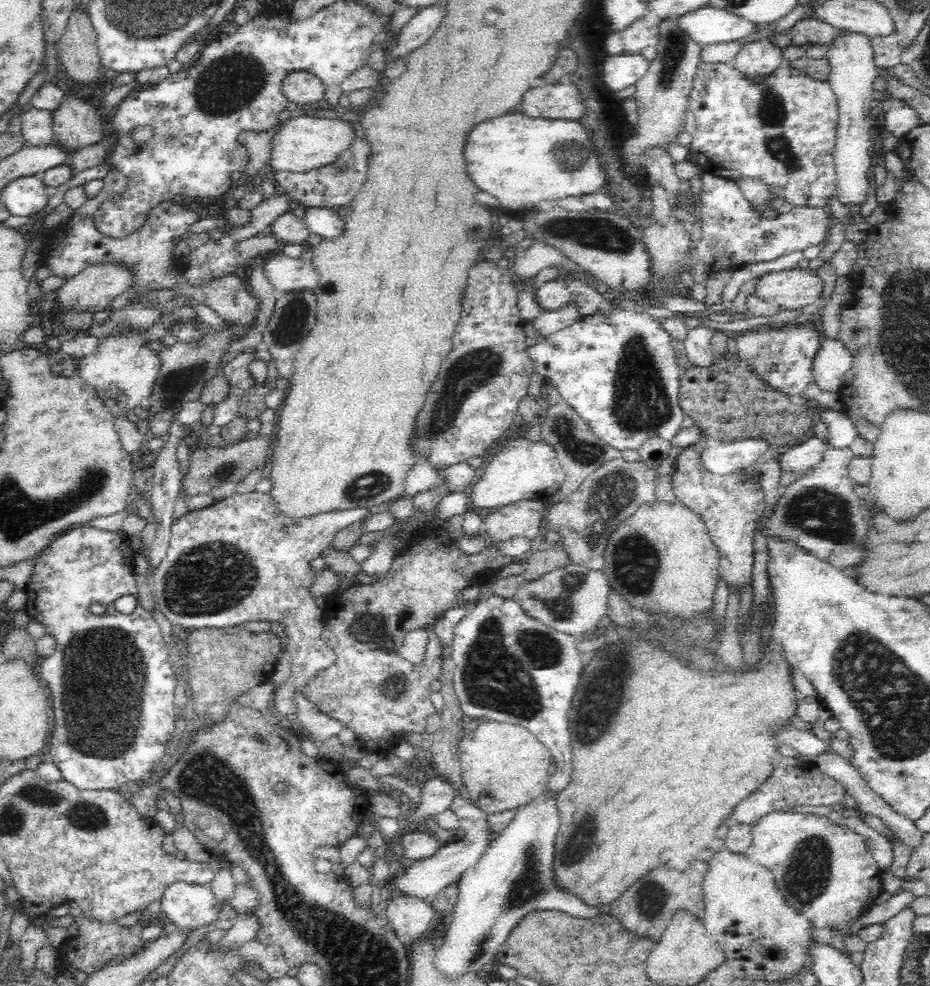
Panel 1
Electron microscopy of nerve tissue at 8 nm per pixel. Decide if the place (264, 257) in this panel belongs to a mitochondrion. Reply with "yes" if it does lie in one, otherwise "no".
no

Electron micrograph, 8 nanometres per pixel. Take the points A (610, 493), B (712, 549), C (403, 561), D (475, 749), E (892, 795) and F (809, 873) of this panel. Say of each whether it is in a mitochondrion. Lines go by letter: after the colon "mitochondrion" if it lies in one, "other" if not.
A: mitochondrion
B: other
C: other
D: other
E: other
F: mitochondrion

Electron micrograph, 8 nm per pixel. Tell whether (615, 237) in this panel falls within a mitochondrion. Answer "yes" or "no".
yes

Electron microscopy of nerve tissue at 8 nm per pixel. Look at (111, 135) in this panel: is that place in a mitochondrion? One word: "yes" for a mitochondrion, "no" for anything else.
no

